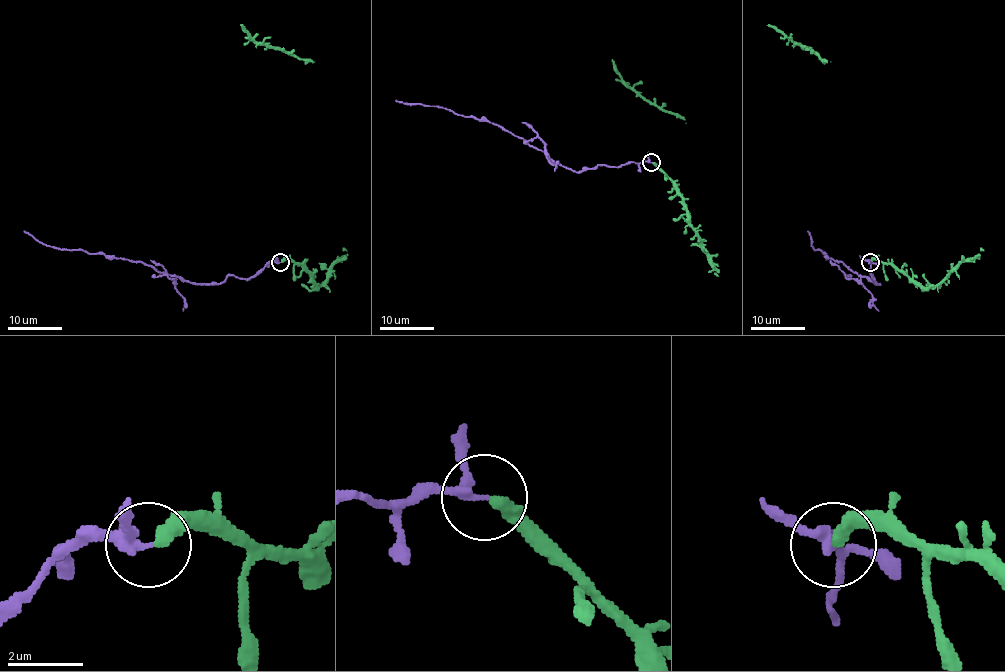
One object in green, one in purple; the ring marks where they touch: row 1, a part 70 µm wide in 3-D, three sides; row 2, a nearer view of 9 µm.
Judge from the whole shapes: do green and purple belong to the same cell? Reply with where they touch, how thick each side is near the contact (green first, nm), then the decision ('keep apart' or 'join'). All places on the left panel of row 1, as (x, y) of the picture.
place (280, 262); calibres 360 and 240 nm; keep apart

